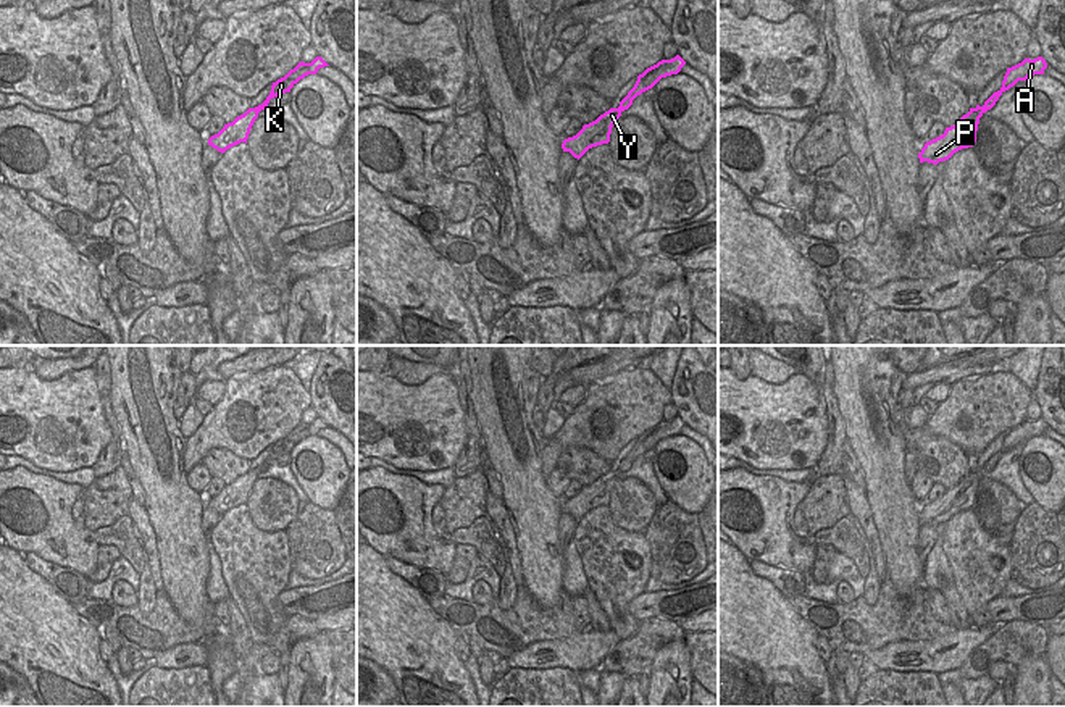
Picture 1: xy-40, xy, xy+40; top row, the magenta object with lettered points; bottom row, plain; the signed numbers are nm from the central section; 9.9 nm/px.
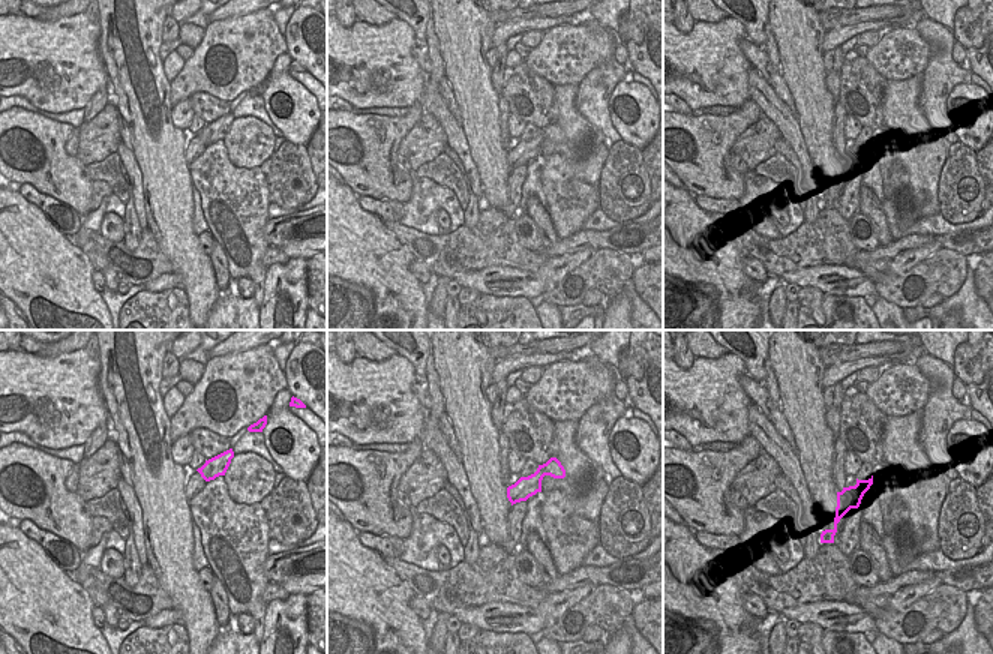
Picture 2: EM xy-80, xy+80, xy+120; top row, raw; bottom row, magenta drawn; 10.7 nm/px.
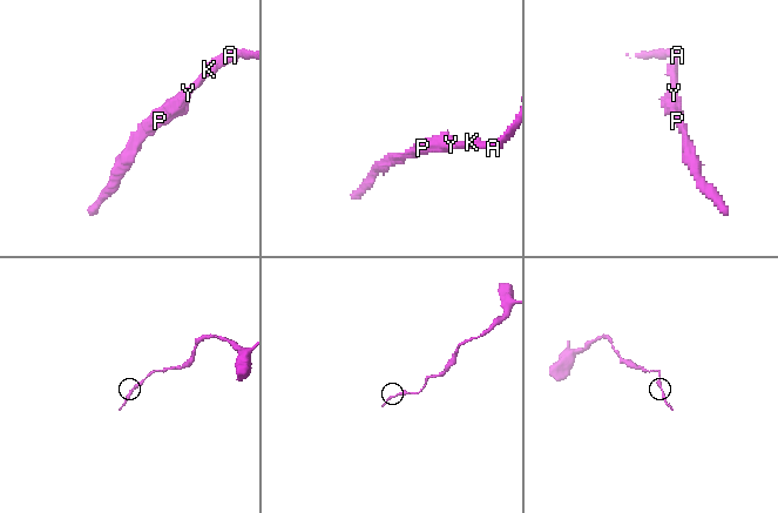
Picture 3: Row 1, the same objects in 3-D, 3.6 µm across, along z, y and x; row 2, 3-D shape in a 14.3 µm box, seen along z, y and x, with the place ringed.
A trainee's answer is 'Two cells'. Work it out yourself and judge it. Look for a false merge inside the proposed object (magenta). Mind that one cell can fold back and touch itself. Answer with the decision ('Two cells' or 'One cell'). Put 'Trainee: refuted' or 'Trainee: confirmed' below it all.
One cell.
Trainee: refuted

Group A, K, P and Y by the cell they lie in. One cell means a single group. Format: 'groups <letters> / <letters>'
groups A K P Y

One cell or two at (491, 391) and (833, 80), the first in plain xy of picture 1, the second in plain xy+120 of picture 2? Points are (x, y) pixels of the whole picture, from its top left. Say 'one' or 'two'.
two

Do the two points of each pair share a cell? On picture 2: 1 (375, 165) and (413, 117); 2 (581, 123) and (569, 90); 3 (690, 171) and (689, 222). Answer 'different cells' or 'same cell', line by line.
1: same cell
2: same cell
3: different cells

